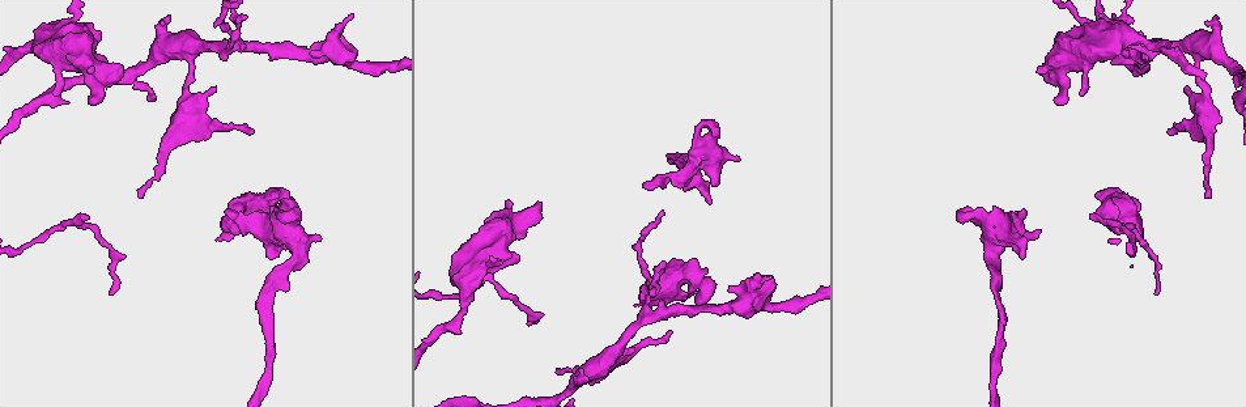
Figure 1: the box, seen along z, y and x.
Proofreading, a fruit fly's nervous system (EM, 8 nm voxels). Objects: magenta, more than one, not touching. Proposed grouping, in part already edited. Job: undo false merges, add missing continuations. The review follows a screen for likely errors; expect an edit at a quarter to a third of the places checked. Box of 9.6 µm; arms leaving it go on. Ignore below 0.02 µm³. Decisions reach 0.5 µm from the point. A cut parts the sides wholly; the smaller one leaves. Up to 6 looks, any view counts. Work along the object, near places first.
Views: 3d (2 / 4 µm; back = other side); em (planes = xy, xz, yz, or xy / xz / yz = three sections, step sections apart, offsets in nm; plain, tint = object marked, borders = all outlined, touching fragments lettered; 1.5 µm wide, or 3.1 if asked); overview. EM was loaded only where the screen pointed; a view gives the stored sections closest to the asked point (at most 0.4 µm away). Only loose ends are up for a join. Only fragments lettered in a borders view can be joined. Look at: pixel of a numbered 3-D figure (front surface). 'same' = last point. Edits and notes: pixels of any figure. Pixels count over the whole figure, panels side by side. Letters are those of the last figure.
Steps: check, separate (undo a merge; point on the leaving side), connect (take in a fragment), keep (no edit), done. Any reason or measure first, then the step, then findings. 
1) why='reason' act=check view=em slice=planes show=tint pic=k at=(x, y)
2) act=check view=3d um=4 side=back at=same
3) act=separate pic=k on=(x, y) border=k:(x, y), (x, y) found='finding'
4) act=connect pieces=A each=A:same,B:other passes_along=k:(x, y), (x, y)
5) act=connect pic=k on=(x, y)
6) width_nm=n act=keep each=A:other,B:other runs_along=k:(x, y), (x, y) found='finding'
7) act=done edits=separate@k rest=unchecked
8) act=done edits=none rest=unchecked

why='thick end' act=check view=3d um=4 pic=1 at=(159, 24)

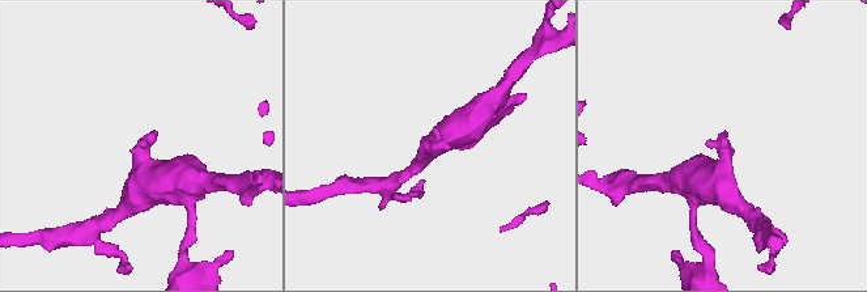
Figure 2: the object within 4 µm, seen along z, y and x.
act=check view=em slice=planes show=borders pic=2 at=(433, 129)

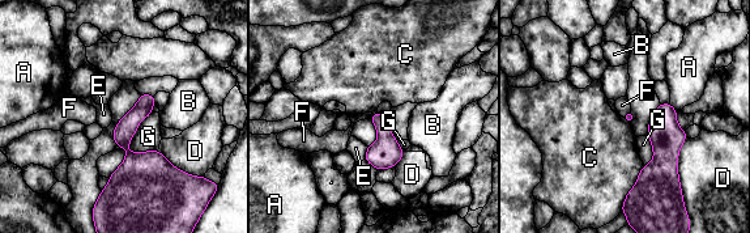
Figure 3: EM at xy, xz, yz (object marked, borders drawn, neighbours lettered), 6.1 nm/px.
act=connect pic=3 on=(356, 148) each=A:other,B:other,C:other,D:other,E:same,F:other,G:other passes_along=3:(384, 153), (366, 153), (356, 148) found='it goes on there'

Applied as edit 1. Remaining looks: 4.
act=check view=overview

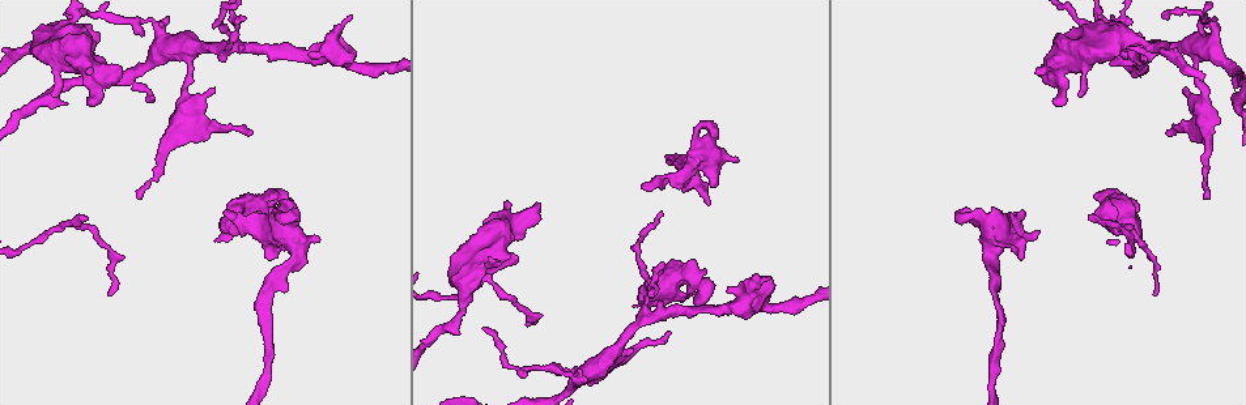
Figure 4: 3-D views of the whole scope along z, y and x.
why='an open end' act=check view=em slice=planes show=borders pic=4 at=(770, 277)

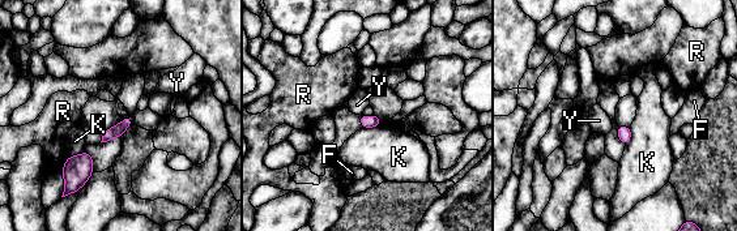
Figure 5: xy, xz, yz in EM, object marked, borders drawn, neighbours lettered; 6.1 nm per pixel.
longest_contact=K:130nm act=keep each=F:other,K:other,R:other,Y:other border=5:(630, 127), (630, 141), (625, 146) found='no lettered fragment goes on from it'

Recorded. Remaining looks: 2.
why='an open end' act=check view=3d um=2 pic=4 at=(712, 185)

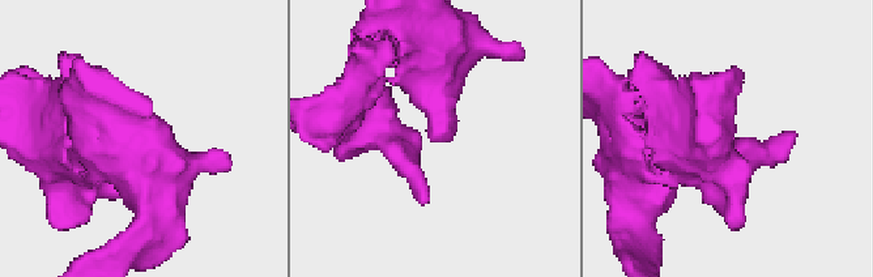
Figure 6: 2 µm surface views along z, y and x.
why='need the tissue' act=check view=em slice=planes show=borders pic=6 at=(430, 135)

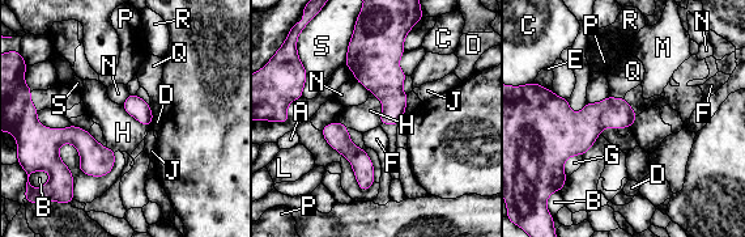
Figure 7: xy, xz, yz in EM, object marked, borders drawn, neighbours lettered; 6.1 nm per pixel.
act=keep each=A:other,B:other,C:other,D:other,E:other,F:other,G:other,H:other,J:other,L:other,M:other,N:other,P:other,Q:other,R:other,S:other border=7:(354, 77), (369, 92) found='no lettered fragment goes on from it'

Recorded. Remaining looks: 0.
act=done edits=connect@3 rest=unchecked

